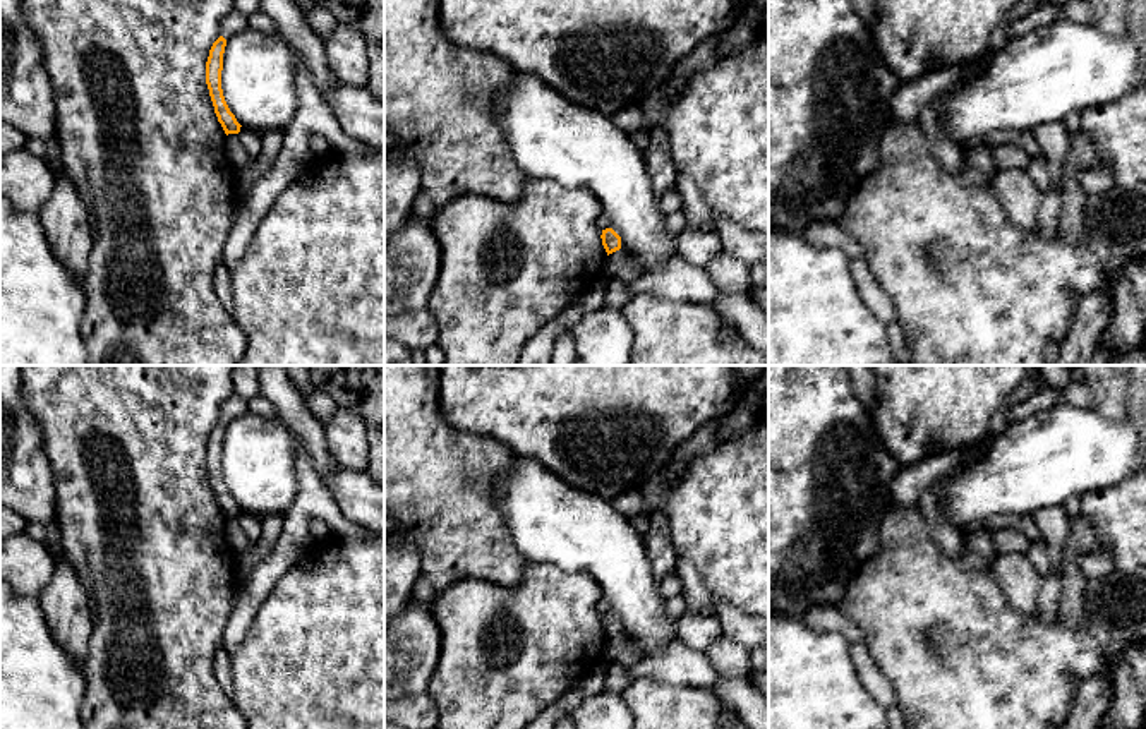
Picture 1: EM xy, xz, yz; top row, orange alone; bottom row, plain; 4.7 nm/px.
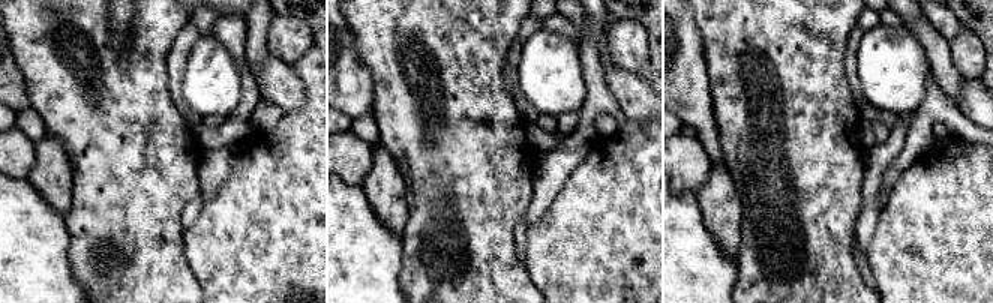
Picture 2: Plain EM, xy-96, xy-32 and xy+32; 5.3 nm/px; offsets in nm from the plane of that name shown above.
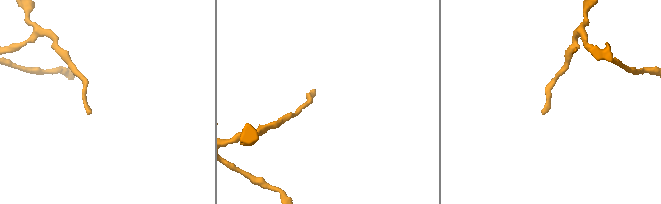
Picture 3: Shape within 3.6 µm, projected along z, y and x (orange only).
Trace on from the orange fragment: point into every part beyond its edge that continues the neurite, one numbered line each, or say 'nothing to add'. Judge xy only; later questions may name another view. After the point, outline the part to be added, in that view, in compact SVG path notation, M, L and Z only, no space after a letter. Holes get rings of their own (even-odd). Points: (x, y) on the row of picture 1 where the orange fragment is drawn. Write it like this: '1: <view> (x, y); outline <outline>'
nothing to add

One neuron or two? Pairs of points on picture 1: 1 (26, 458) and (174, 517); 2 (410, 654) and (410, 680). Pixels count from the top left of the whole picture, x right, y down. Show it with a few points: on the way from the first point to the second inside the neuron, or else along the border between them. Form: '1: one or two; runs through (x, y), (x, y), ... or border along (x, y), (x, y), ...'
1: two; border along (40, 429), (40, 439), (54, 479), (55, 508)
2: one; runs through (410, 661), (410, 673)

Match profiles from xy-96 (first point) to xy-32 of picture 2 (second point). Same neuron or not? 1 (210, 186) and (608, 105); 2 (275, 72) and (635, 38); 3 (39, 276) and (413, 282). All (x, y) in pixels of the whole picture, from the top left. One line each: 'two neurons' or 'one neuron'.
1: one neuron
2: two neurons
3: two neurons

